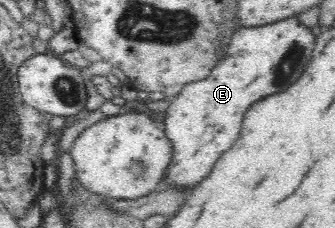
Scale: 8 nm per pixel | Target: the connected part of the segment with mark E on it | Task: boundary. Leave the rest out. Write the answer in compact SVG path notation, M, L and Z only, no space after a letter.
M296 17L262 25L254 29L240 29L232 35L228 55L212 67L208 79L187 83L170 99L163 130L172 139L174 157L168 165L166 183L180 189L190 189L212 171L220 153L228 151L240 135L242 117L248 107L266 95L288 89L302 75L314 49L314 35L302 27Z

